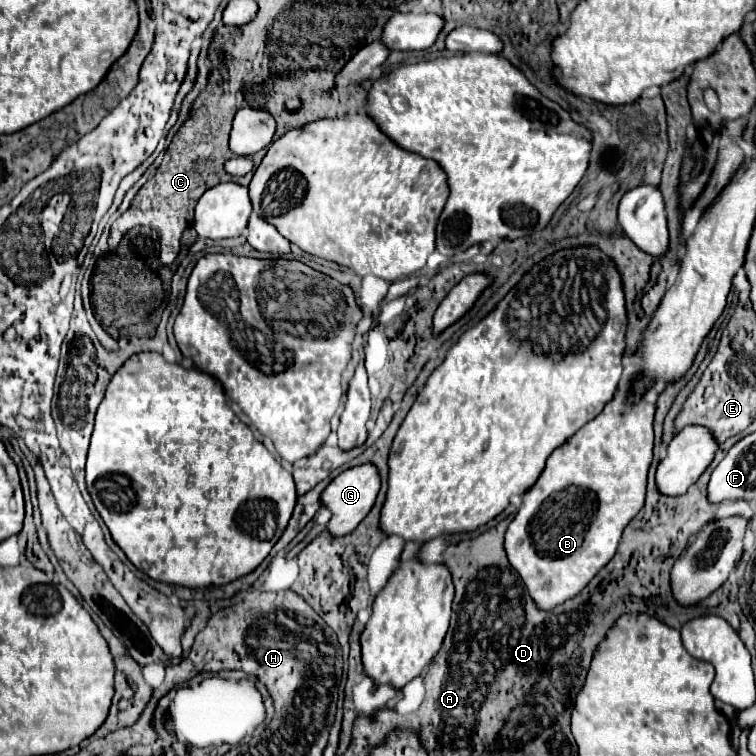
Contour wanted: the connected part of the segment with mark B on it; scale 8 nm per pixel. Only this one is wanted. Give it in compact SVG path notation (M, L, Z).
M625 377L605 409L549 455L545 471L523 495L523 503L507 527L505 551L509 563L521 575L539 609L553 609L555 605L575 597L597 575L597 571L611 561L623 529L643 507L647 469L653 459L655 405L649 403L645 395L639 403L627 403L631 379L635 377Z

